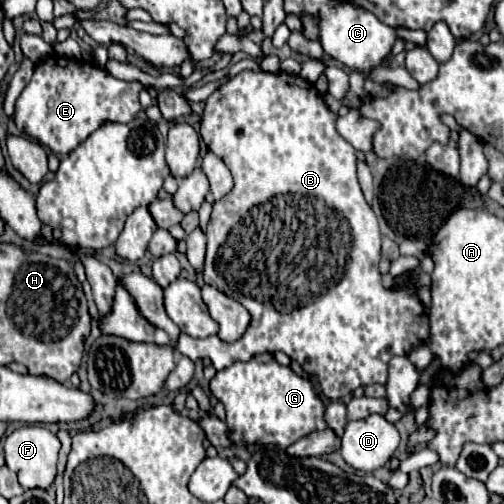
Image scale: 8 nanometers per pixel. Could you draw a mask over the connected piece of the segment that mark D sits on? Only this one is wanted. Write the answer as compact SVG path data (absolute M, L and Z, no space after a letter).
M369 415L367 419L347 423L341 455L353 469L375 471L391 459L397 447L399 433L395 425L387 423L383 415Z

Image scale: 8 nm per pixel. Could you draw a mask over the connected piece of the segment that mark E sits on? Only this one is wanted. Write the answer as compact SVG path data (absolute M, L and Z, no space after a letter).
M49 57L35 67L29 85L15 103L13 121L19 131L31 135L53 153L71 153L89 133L97 131L105 121L129 123L141 109L139 91L143 85L115 79L107 69L75 59Z

